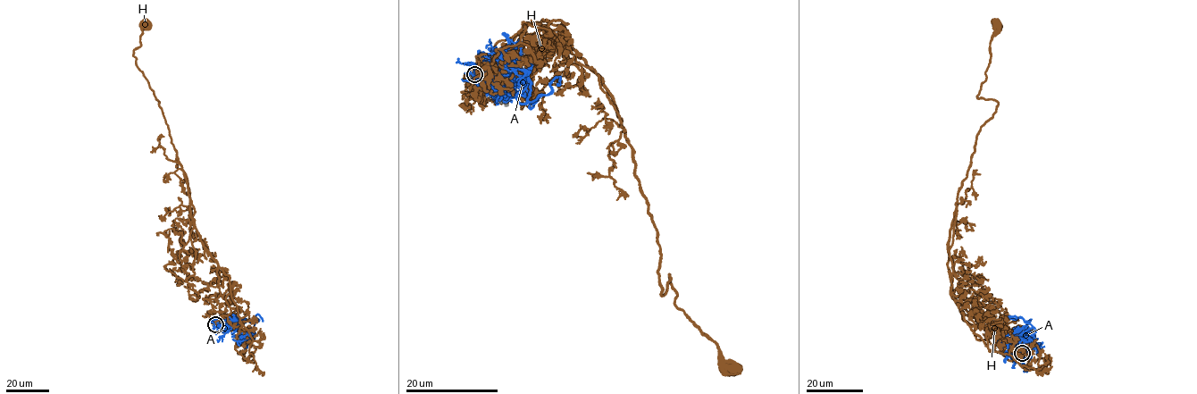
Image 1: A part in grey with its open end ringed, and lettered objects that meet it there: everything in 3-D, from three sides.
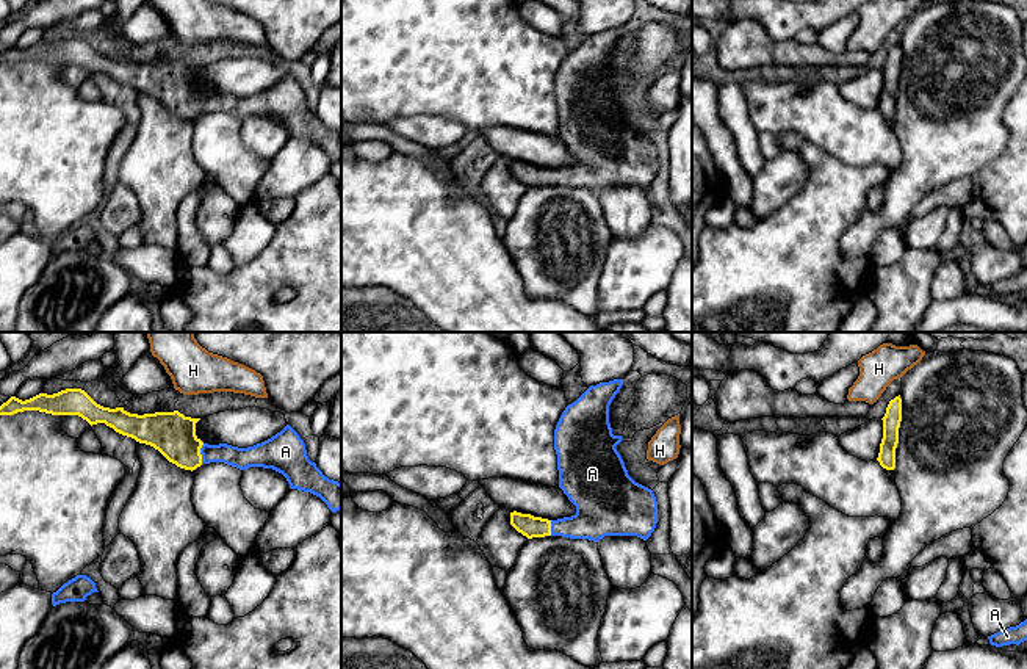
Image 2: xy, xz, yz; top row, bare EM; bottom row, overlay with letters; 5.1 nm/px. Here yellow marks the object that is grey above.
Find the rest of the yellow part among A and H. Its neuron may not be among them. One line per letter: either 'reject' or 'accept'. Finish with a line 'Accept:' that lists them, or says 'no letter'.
A: accept
H: reject
Accept: A

